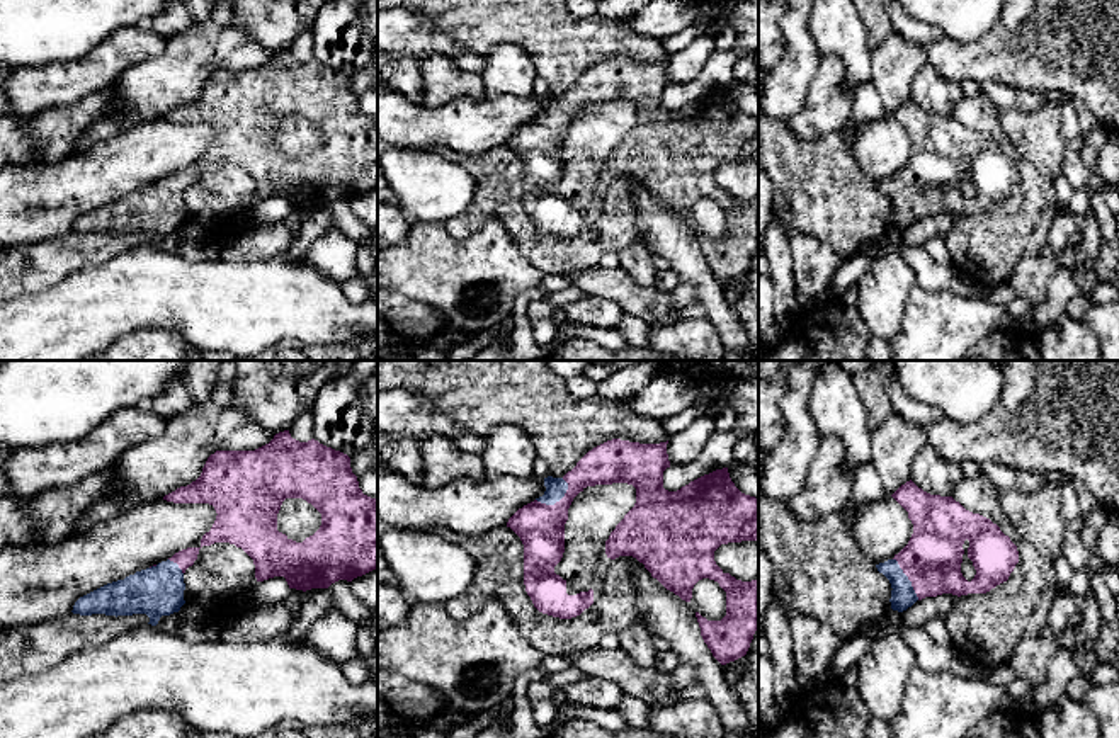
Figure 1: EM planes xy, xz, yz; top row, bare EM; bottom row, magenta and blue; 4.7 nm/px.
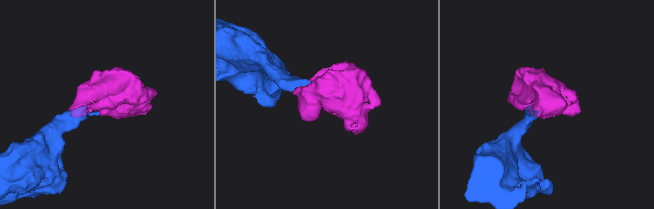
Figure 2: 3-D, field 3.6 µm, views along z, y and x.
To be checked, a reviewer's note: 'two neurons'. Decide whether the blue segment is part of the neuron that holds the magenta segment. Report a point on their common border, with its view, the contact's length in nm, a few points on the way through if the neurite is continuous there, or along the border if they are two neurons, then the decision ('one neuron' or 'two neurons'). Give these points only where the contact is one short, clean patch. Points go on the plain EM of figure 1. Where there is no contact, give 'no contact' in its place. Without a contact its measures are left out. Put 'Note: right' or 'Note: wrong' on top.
Note: wrong
meets magenta in xz at (556, 121); contact 180 nm long; one neuron

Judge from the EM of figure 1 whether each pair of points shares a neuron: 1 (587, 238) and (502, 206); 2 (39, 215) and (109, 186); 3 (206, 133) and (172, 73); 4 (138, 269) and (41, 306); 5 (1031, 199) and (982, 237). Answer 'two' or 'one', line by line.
1: one
2: one
3: two
4: one
5: one

